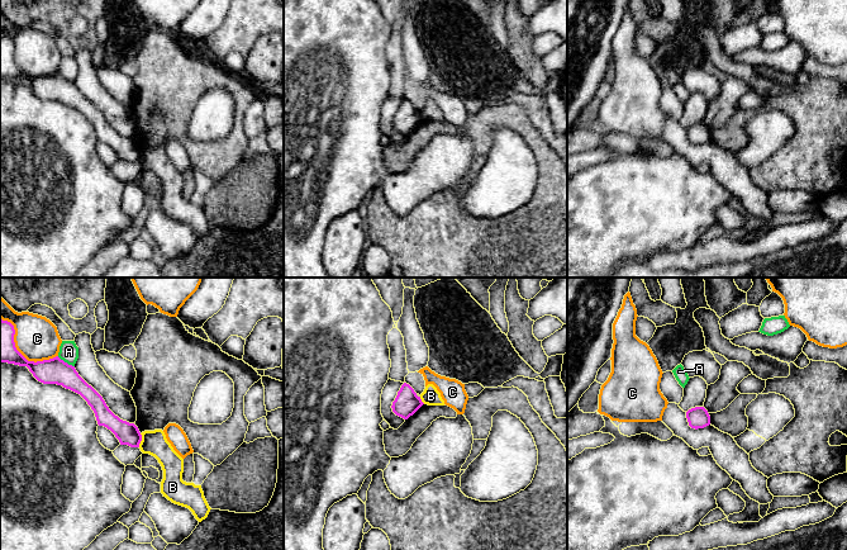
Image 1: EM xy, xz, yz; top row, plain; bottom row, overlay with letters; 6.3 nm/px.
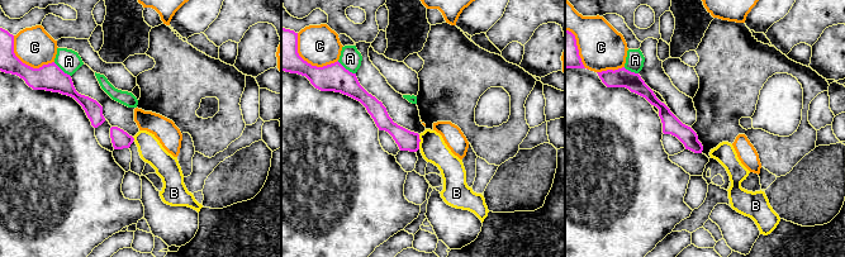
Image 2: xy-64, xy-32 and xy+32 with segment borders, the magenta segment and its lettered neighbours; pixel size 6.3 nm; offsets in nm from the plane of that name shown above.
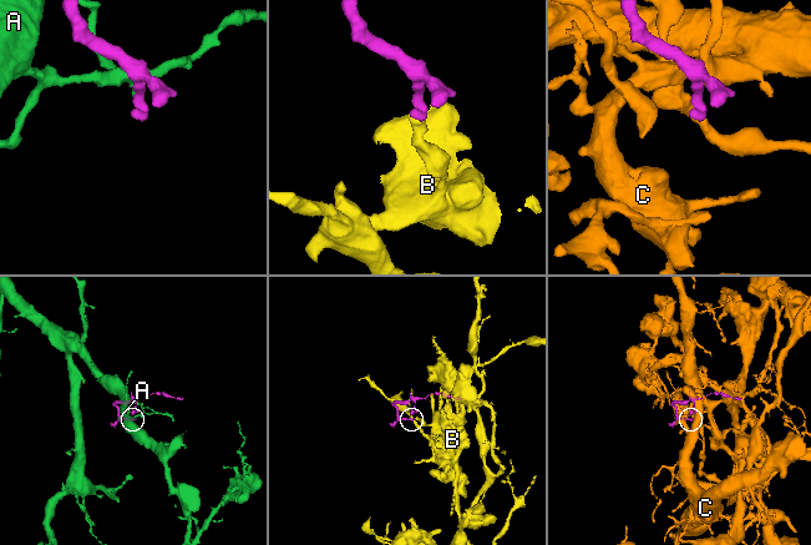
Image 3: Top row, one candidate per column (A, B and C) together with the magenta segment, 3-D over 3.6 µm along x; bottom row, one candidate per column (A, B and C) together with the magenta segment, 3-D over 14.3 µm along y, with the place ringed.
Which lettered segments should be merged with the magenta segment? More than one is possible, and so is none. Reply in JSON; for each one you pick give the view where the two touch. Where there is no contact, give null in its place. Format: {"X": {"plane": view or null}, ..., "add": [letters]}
{"add": []}

